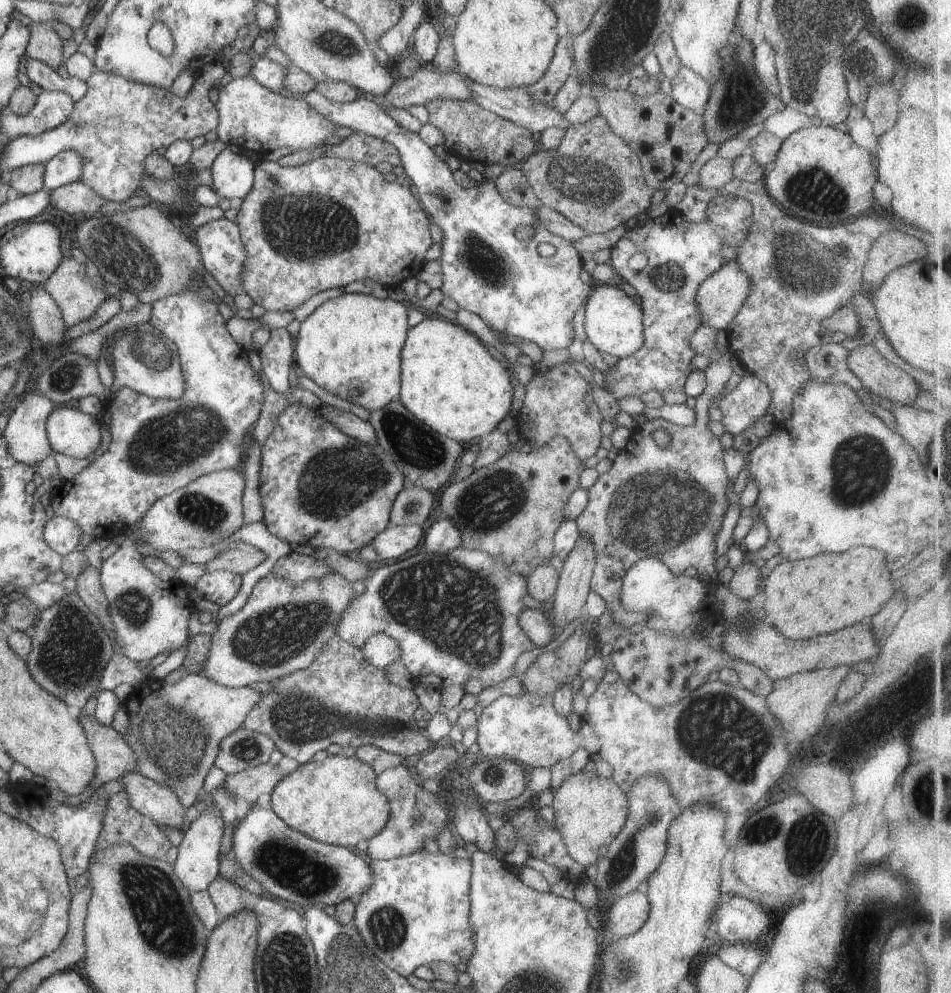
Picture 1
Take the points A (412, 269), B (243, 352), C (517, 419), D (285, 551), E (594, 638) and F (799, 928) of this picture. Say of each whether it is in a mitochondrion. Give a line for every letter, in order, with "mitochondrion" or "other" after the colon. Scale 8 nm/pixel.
A: other
B: other
C: other
D: other
E: other
F: other

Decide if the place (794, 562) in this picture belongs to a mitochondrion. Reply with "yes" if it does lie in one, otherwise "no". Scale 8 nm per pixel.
no

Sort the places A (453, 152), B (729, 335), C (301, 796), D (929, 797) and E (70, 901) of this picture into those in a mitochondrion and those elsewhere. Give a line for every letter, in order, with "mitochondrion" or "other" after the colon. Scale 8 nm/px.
A: other
B: other
C: other
D: mitochondrion
E: other

